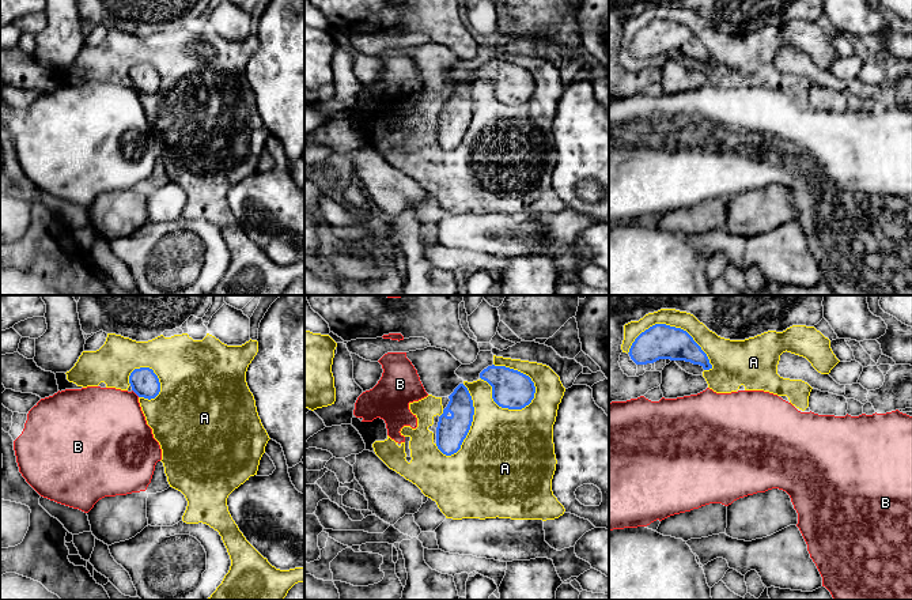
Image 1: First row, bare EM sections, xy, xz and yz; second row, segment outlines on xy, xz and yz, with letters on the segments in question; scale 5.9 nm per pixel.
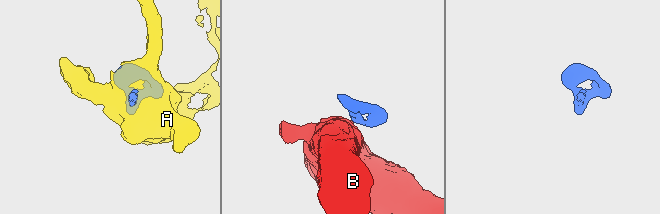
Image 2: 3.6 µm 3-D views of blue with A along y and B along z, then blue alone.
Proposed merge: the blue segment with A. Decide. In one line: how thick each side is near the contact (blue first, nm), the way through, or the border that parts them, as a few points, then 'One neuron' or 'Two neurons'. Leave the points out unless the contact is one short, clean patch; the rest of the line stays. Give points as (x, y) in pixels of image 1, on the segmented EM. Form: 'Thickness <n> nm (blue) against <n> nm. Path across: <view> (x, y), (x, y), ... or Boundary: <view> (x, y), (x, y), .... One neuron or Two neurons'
Thickness 220 nm (blue) against 480 nm. Two neurons

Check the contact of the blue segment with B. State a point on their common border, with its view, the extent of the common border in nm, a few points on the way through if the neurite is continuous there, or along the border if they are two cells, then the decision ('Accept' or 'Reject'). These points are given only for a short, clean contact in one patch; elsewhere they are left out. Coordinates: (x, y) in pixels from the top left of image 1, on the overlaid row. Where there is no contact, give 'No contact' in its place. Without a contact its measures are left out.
Touches blue at xy (136, 393). Shared border 60 nm. Boundary: xy (132, 389), (139, 396). Reject

